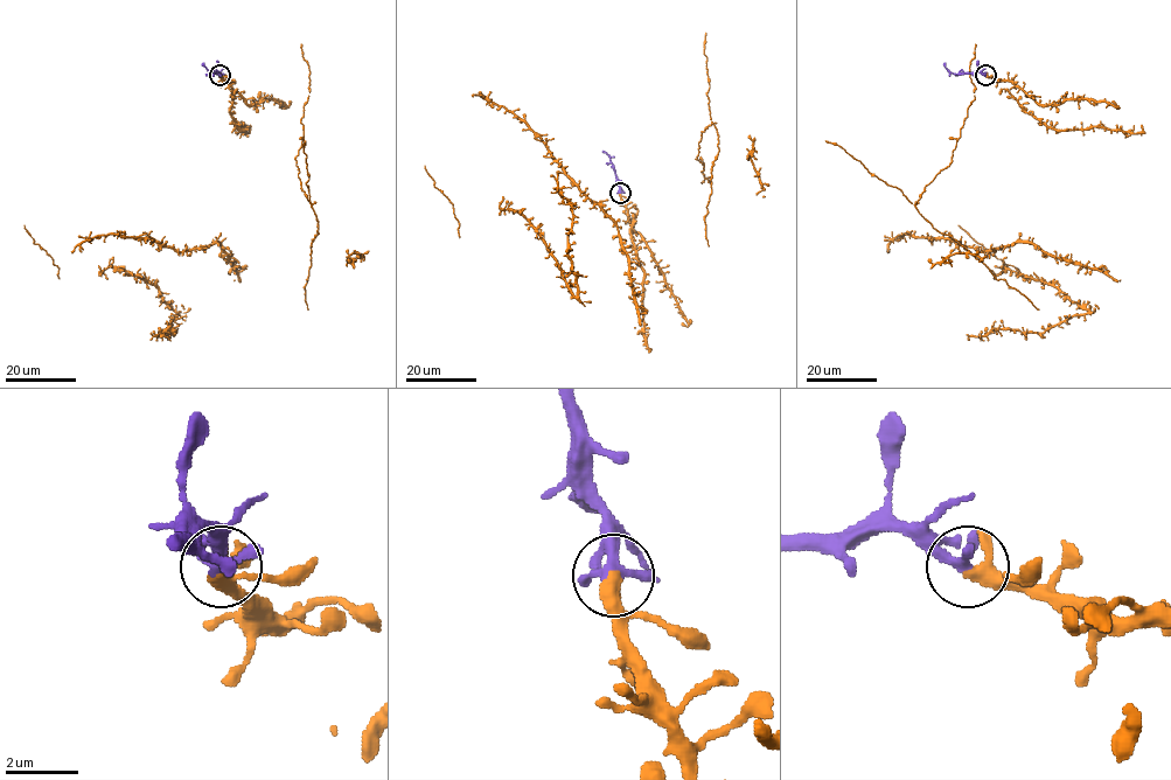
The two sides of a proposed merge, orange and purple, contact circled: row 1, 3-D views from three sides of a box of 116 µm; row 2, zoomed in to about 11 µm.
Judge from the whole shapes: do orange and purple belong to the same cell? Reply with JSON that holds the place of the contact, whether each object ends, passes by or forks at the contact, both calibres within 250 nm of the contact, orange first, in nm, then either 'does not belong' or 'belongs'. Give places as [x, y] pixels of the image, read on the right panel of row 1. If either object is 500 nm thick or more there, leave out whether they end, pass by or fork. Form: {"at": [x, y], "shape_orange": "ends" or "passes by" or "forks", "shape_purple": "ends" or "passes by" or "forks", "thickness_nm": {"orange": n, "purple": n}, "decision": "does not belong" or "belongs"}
{"at": [985, 75], "thickness_nm": {"orange": 500, "purple": 280}, "decision": "belongs"}

